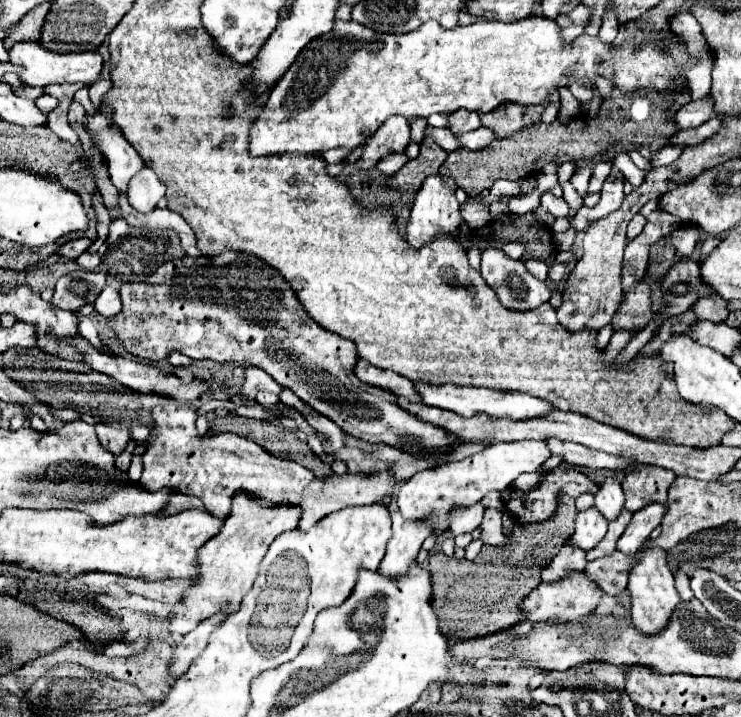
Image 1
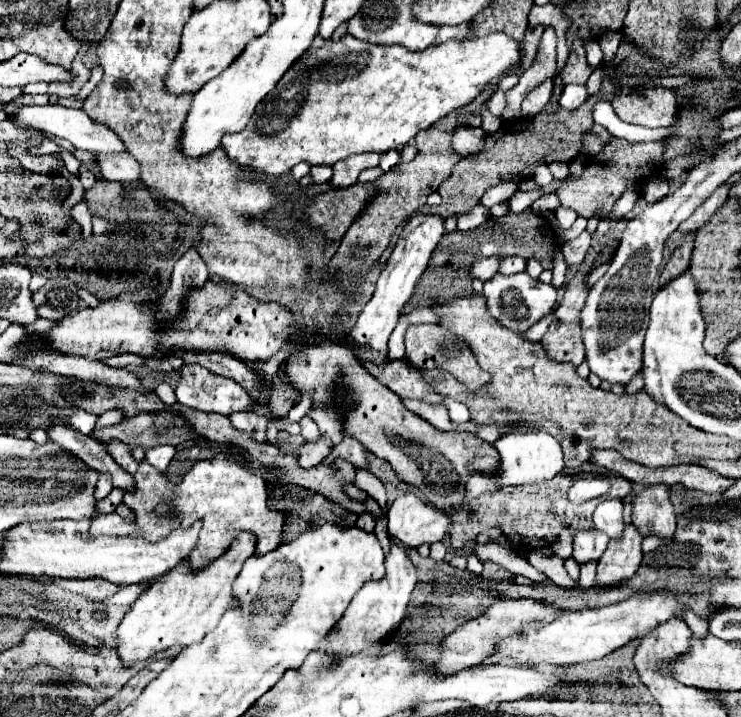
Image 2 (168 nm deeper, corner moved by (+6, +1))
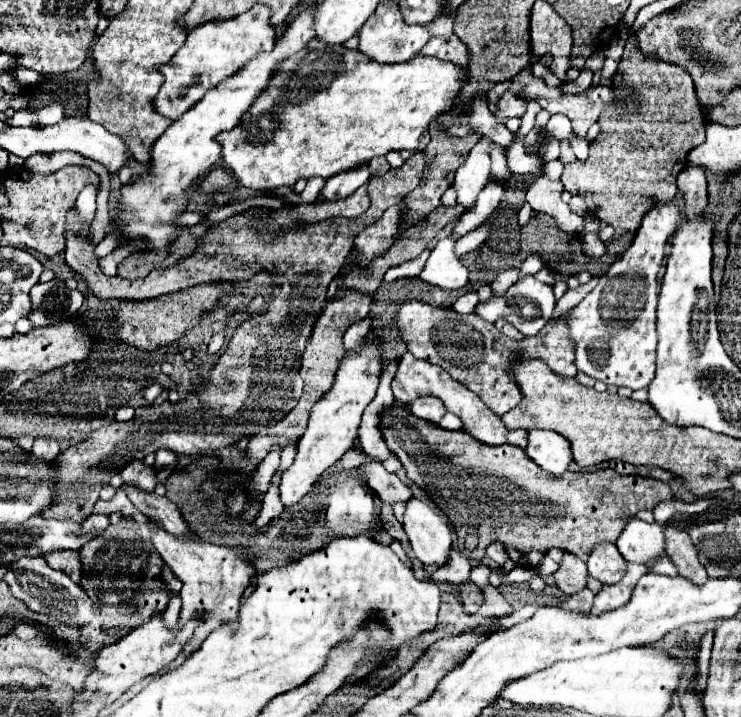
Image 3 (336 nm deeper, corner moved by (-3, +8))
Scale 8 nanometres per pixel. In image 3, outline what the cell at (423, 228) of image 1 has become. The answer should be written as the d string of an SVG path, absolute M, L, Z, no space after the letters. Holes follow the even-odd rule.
M373 336L365 338L357 348L347 350L345 358L339 364L331 390L327 390L327 394L323 394L311 408L309 426L301 436L295 462L283 472L279 482L281 502L285 506L297 504L311 490L311 486L323 474L323 470L335 464L349 448L353 448L361 414L367 408L367 404L375 398L375 390L379 386L379 374L383 370L381 346L381 338Z

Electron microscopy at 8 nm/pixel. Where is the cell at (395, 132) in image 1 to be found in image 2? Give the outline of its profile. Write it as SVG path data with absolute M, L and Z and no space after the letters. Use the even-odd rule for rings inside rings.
M360 153L360 157L348 157L344 161L338 161L332 171L332 179L330 179L330 187L334 189L344 189L350 187L358 181L358 175L368 169L368 167L376 167L380 161L380 153Z

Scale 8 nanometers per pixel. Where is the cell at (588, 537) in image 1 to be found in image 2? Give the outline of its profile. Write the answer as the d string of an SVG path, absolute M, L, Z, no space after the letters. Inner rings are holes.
M578 531L574 537L574 555L572 559L582 565L590 561L600 561L606 545L608 545L608 535L600 531Z

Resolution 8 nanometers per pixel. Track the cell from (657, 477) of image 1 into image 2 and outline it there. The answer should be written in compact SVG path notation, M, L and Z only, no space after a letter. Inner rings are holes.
M652 485L644 489L638 497L634 497L632 507L632 523L642 537L658 535L668 541L674 541L676 515L668 499L666 485Z

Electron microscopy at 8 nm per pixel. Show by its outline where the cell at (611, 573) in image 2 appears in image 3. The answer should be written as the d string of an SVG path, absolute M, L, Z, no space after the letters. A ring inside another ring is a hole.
M627 562L625 576L617 584L609 584L599 590L599 594L595 596L593 612L605 612L605 610L615 610L617 606L623 606L631 598L631 592L635 588L637 580L647 572L649 572L649 568L645 564Z

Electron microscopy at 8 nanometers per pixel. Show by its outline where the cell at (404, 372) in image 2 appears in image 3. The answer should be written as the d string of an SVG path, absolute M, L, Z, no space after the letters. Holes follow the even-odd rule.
M405 352L403 358L399 360L399 370L393 378L393 394L395 394L395 400L403 402L403 404L409 404L419 396L437 396L437 398L443 400L443 404L447 406L449 412L453 412L461 418L463 430L467 434L471 434L473 438L477 438L479 442L485 442L485 444L513 444L513 446L525 448L525 430L505 428L503 422L499 420L499 416L495 416L481 402L481 398L477 398L477 394L473 394L469 388L465 388L459 380L451 378L441 366L435 366L431 362L425 362L425 360L417 360L409 352Z

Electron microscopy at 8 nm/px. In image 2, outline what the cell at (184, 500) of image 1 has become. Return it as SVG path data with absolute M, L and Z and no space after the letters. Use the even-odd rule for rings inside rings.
M118 513L96 517L88 527L88 533L92 533L94 537L98 537L98 535L118 537L118 535L128 535L130 531L138 531L138 525L136 523L126 523Z

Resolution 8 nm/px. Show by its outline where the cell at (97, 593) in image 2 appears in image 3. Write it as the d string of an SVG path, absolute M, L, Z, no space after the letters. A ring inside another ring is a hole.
M53 552L53 554L47 554L45 560L51 568L65 572L77 584L81 582L83 570L81 570L81 562L79 562L79 552Z

